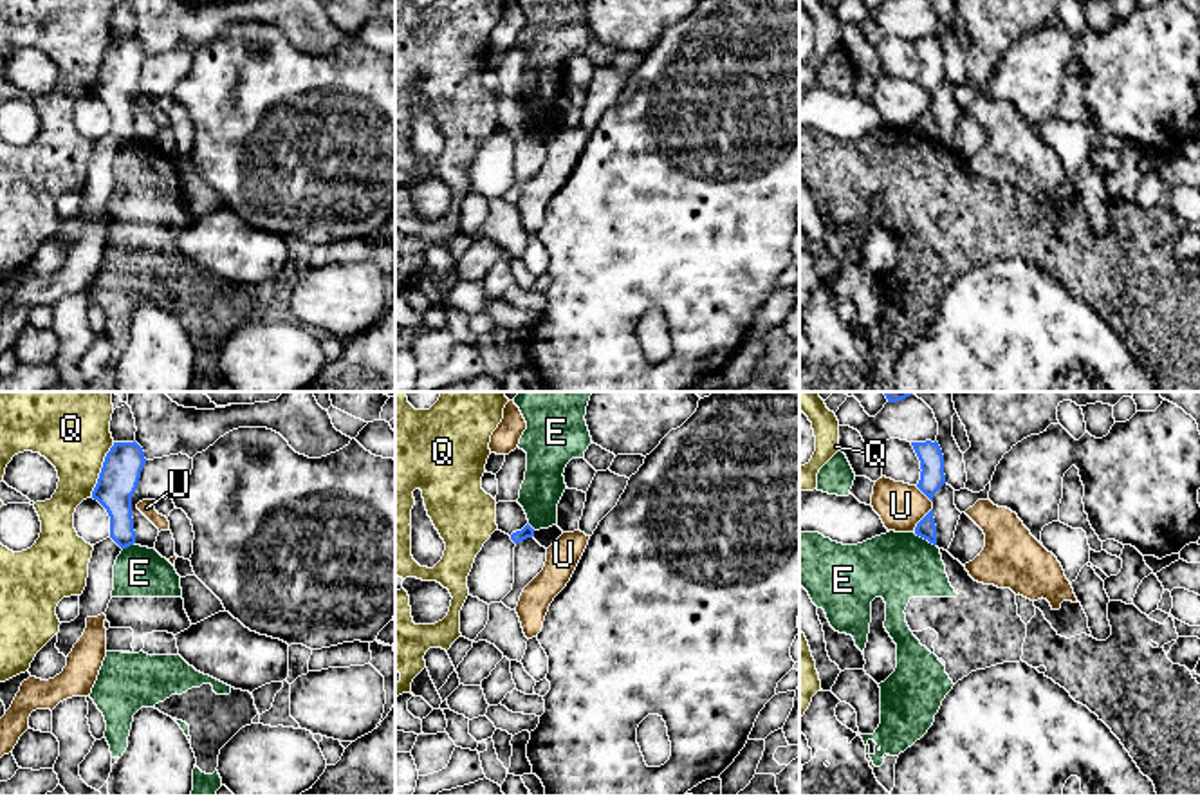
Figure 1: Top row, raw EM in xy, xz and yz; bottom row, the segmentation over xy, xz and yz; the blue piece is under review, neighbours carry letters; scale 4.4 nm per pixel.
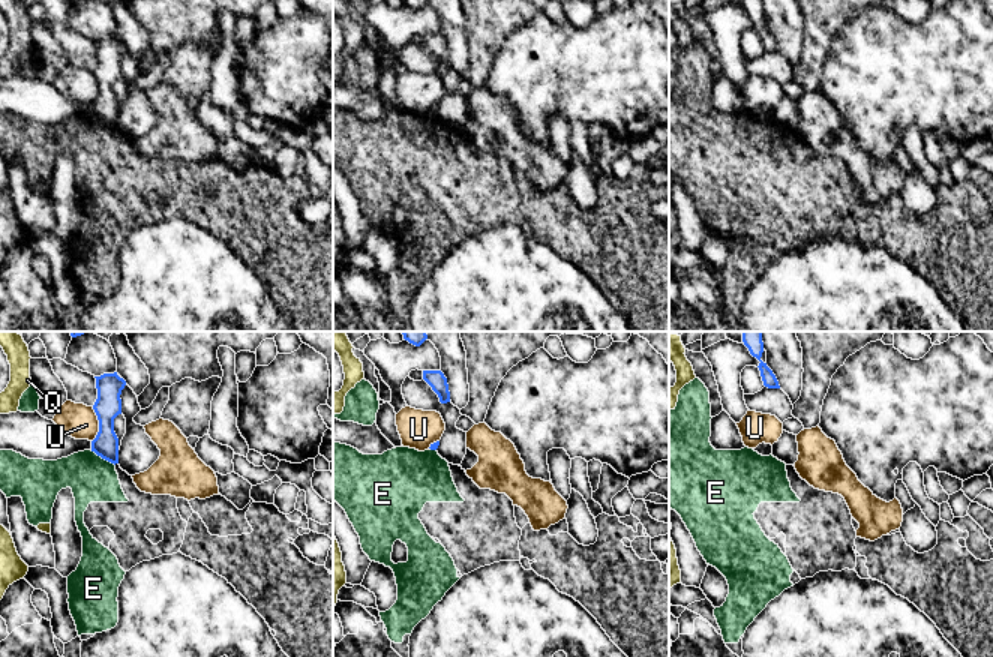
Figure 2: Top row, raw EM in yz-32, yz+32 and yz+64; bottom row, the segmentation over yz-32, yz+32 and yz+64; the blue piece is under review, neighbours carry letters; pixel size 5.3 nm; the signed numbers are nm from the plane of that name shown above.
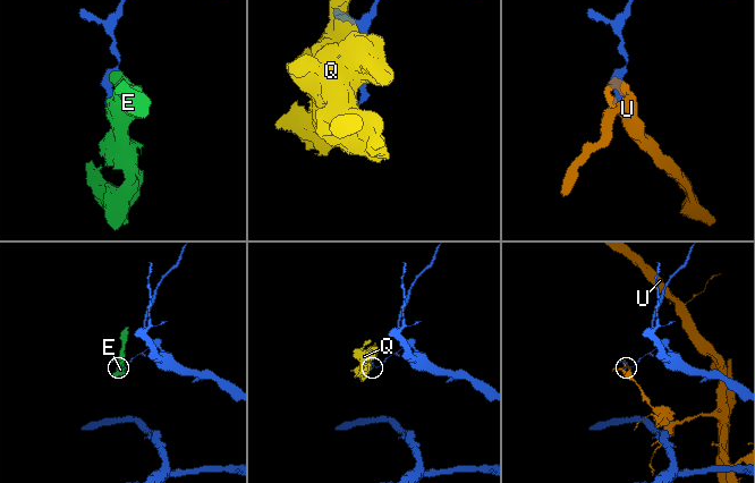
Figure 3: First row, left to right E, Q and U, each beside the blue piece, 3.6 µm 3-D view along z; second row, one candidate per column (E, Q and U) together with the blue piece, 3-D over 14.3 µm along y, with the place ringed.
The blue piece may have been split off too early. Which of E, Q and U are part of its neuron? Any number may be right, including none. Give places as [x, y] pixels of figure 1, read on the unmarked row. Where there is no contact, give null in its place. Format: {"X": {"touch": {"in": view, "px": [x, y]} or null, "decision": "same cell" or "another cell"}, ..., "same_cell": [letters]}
{"E": {"touch": {"in": "yz", "px": [924, 134]}, "decision": "another cell"}, "Q": {"touch": {"in": "xy", "px": [101, 65]}, "decision": "another cell"}, "U": {"touch": {"in": "yz", "px": [921, 116]}, "decision": "another cell"}, "same_cell": []}

